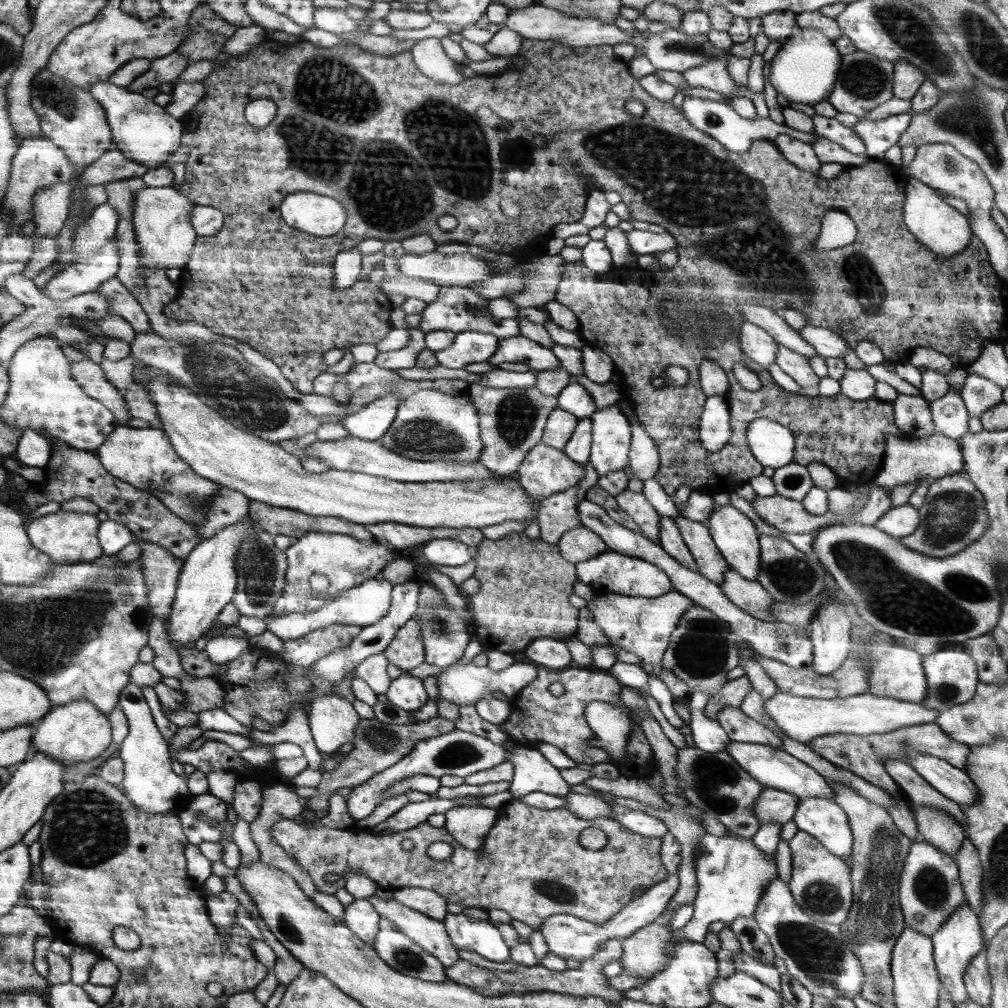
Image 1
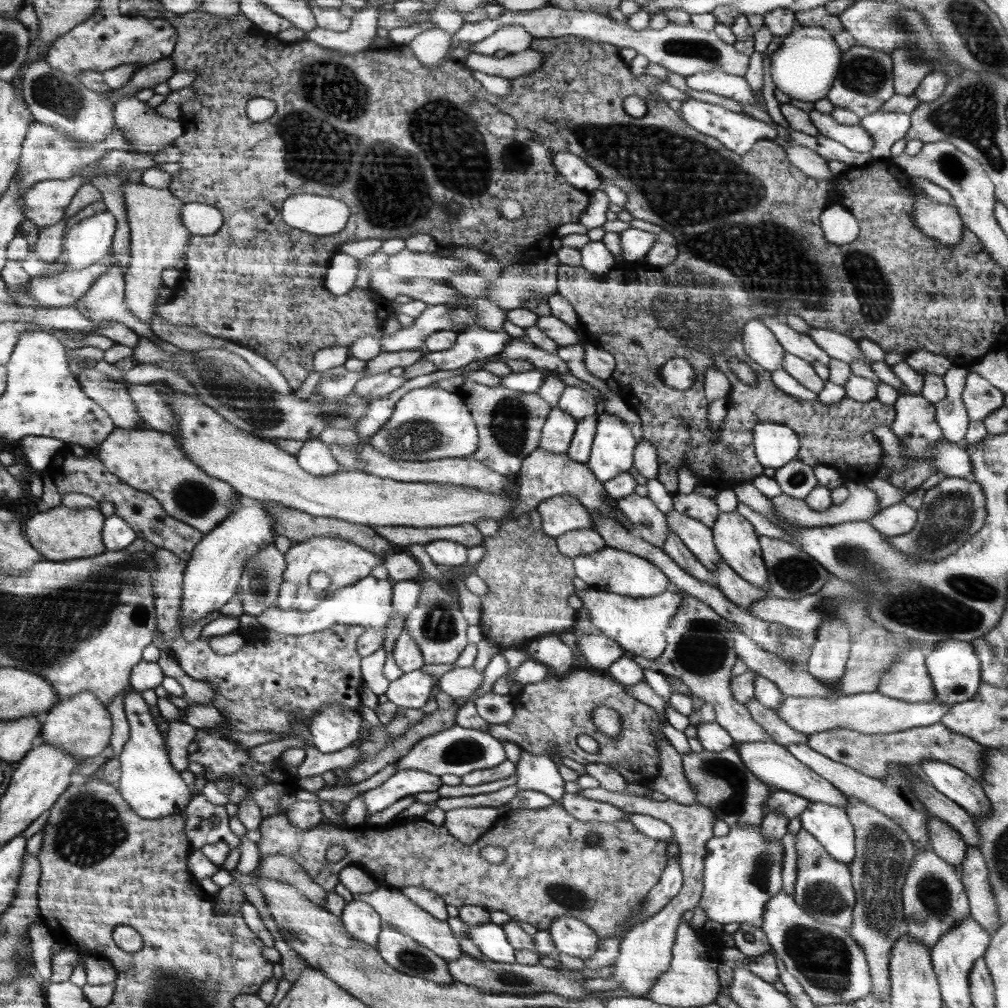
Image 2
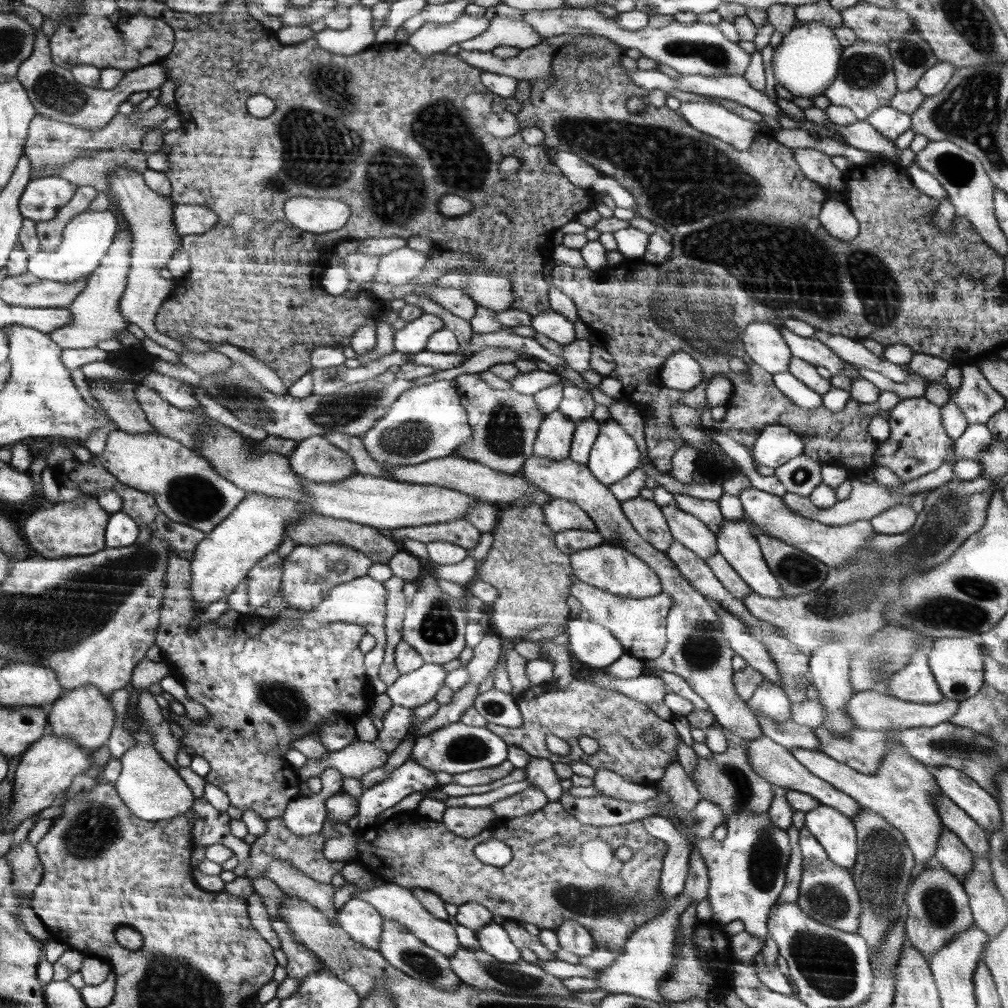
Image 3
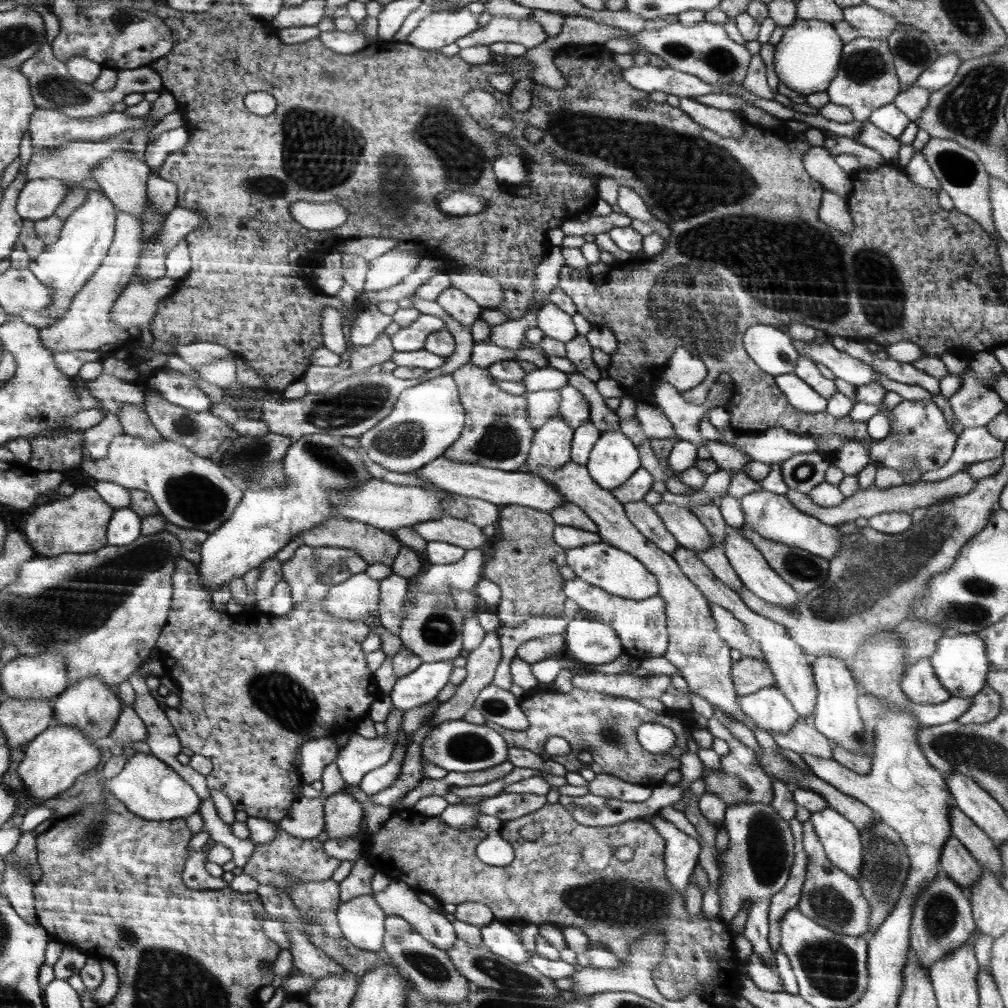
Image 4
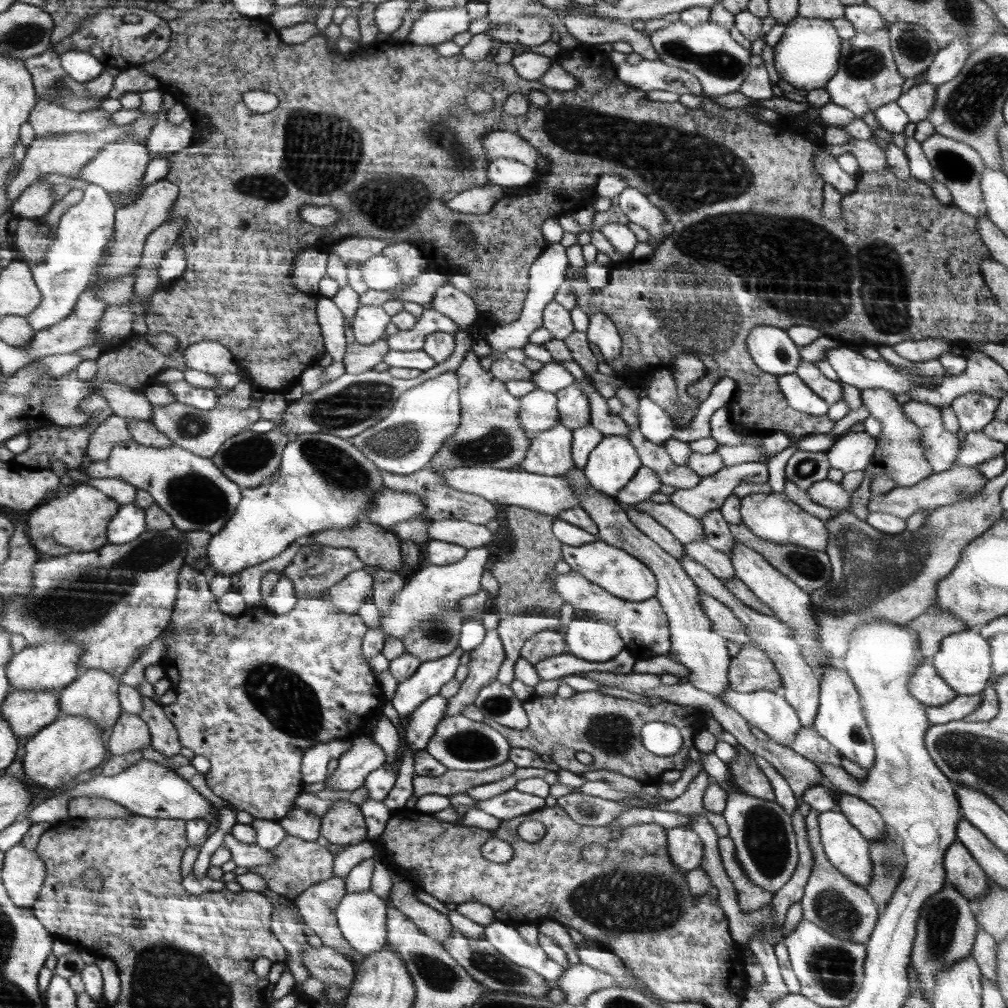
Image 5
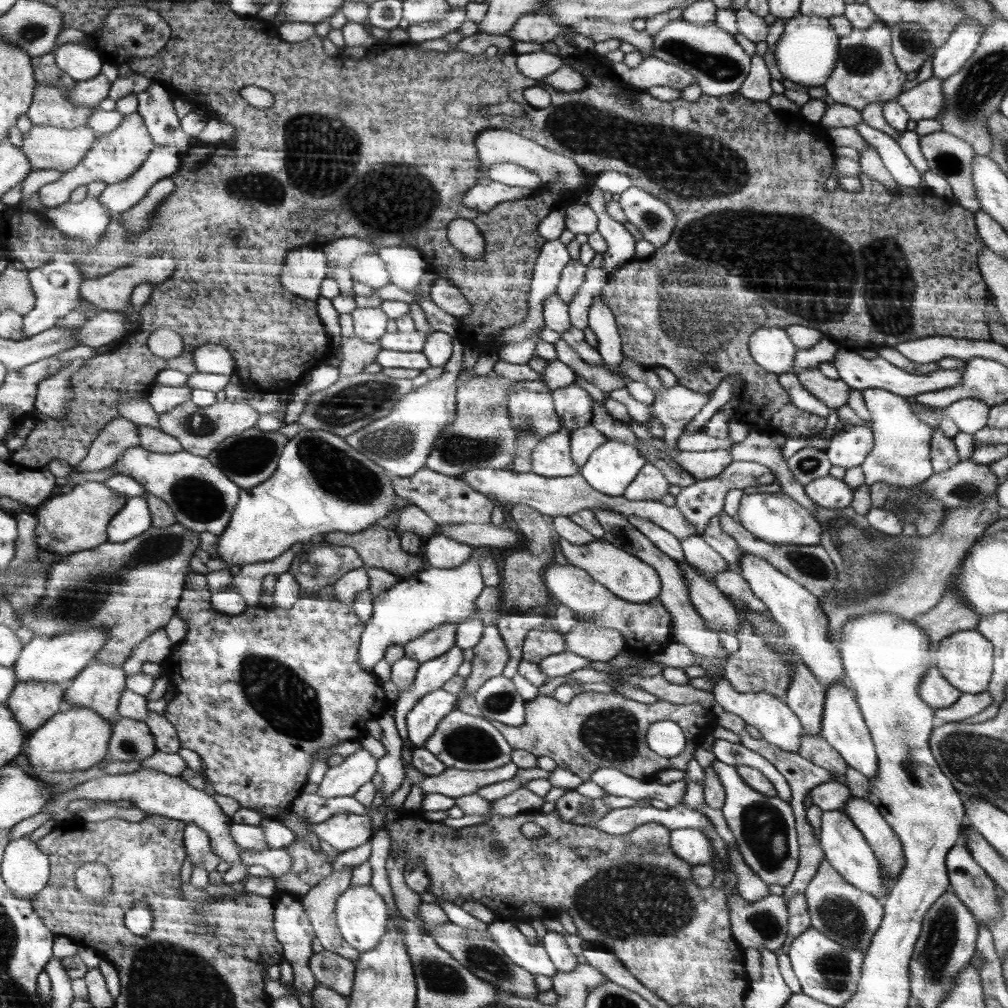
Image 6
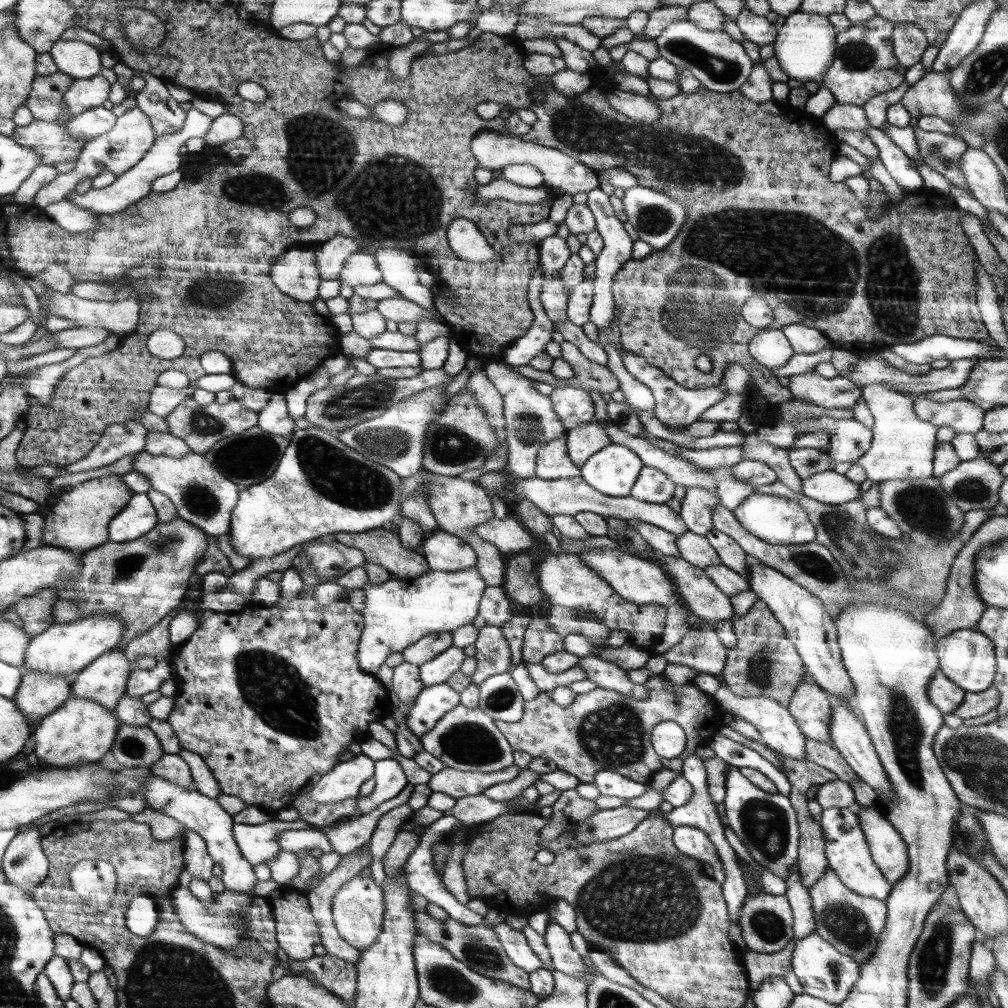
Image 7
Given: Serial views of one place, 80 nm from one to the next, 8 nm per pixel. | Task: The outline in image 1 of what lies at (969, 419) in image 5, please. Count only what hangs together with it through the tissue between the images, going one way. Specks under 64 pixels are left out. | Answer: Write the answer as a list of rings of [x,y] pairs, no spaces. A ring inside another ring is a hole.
[[[969,374],[959,393],[971,417],[979,418],[979,414],[988,410],[992,405],[996,406],[1003,401],[1003,388],[1000,388],[995,382],[978,374]]]

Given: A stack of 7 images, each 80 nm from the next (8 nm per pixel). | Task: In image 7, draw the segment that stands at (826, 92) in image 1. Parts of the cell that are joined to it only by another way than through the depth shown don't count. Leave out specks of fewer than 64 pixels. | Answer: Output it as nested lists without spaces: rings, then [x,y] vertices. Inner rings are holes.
[[[798,10],[787,16],[785,23],[779,28],[778,36],[773,42],[775,58],[780,69],[789,77],[804,84],[816,82],[822,84],[824,75],[834,61],[836,49],[836,32],[827,16],[808,14]]]

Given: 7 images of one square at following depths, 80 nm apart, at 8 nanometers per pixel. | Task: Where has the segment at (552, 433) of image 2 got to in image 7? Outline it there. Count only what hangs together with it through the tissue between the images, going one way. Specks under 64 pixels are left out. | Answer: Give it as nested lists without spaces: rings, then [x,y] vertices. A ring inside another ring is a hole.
[[[565,435],[554,438],[553,441],[546,443],[542,448],[540,448],[535,463],[536,476],[544,480],[573,479],[575,476],[581,474],[581,467],[575,465],[569,456],[567,438]]]

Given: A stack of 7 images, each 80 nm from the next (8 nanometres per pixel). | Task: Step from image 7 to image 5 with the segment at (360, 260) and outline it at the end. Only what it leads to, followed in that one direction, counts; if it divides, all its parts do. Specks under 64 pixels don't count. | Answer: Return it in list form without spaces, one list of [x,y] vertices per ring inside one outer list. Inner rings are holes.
[[[382,253],[361,263],[361,273],[370,290],[394,289],[402,283],[398,263]]]

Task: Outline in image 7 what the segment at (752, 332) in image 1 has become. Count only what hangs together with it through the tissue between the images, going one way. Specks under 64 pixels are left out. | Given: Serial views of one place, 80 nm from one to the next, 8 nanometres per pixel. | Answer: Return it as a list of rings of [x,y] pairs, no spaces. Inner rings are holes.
[[[760,329],[748,343],[752,358],[769,370],[784,366],[794,353],[780,329]]]

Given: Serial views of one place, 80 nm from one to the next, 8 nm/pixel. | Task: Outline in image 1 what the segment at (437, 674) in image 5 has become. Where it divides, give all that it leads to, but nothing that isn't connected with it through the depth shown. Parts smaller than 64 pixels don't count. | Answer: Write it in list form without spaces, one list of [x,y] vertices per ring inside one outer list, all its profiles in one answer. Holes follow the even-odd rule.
[[[409,672],[392,680],[385,695],[389,702],[406,711],[418,711],[429,700],[422,678],[412,676]]]

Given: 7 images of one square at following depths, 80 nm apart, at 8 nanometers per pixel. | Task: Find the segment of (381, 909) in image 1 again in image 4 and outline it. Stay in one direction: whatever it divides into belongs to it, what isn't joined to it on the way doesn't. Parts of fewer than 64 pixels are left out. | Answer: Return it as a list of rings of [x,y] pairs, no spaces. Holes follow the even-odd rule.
[[[392,881],[384,890],[370,895],[376,897],[388,918],[393,914],[405,918],[426,940],[441,949],[452,948],[457,939],[452,921],[440,911],[426,906],[418,898],[416,889],[403,882]]]

